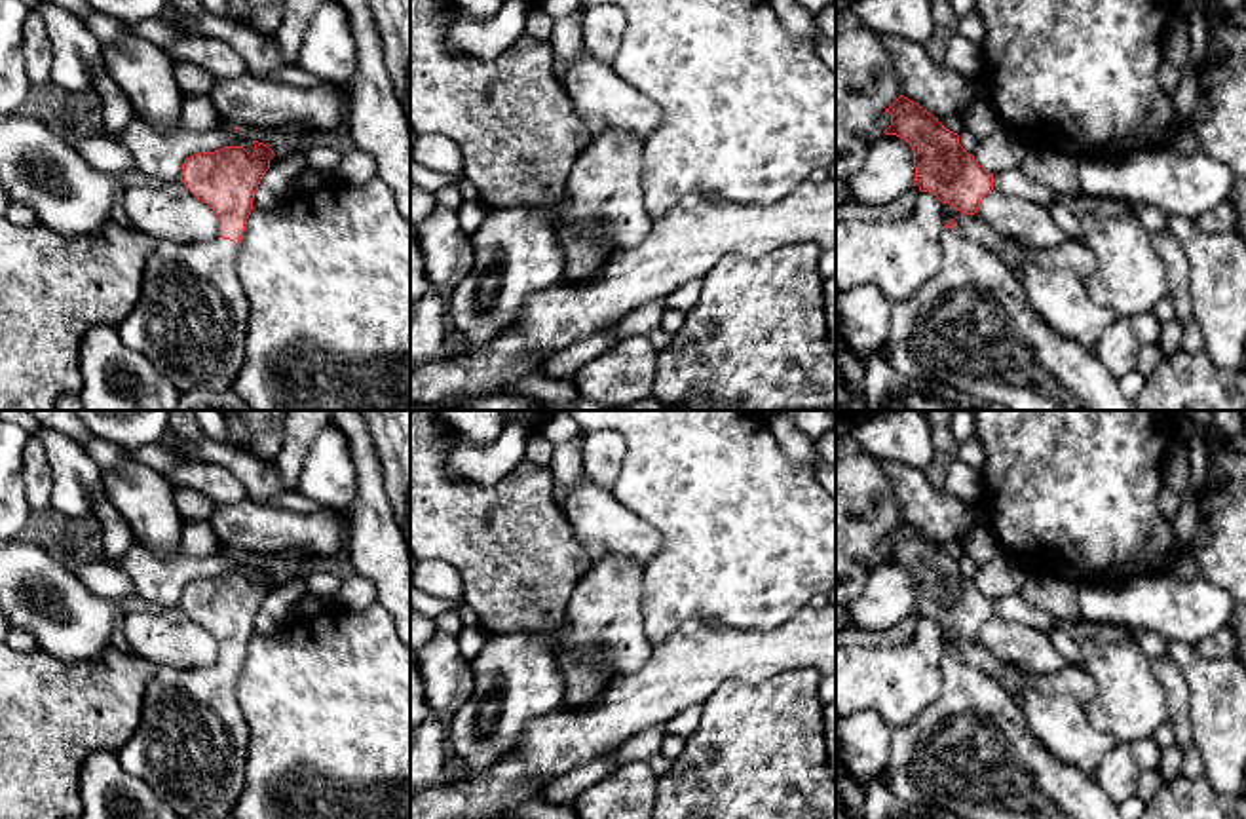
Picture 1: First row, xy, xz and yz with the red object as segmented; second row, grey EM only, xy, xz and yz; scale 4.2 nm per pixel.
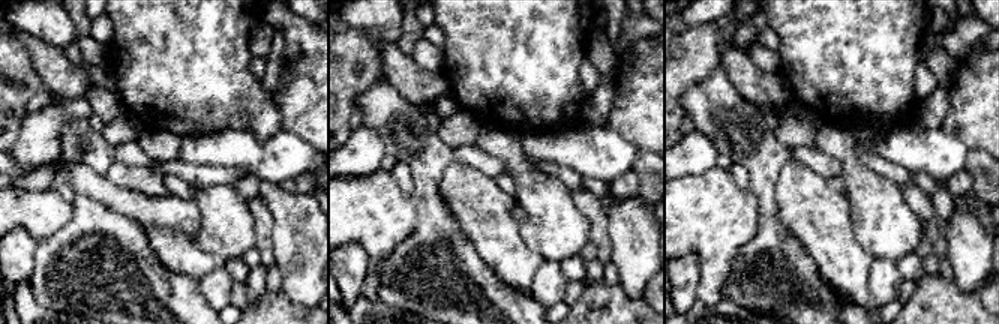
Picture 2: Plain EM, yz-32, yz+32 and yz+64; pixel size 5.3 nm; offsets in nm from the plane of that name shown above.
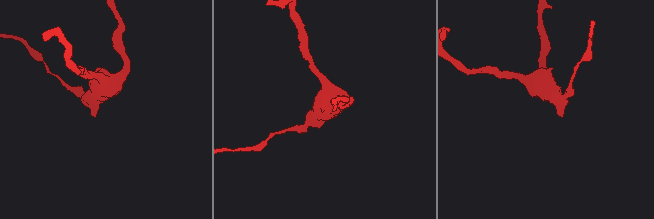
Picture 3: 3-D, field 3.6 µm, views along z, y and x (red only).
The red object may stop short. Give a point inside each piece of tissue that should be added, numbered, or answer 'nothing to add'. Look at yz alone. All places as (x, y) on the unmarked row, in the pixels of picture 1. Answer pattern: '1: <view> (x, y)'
1: yz (971, 753)

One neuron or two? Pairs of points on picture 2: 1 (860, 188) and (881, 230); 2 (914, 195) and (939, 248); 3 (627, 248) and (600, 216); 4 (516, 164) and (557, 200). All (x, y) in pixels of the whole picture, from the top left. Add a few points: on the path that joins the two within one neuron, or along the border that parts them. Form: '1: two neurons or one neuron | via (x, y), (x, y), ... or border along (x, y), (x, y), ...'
1: one neuron | via (870, 198), (878, 207), (881, 219)
2: one neuron | via (924, 209), (932, 219), (935, 234)
3: two neurons | border along (606, 213), (611, 260)
4: one neuron | via (527, 174), (546, 194)

